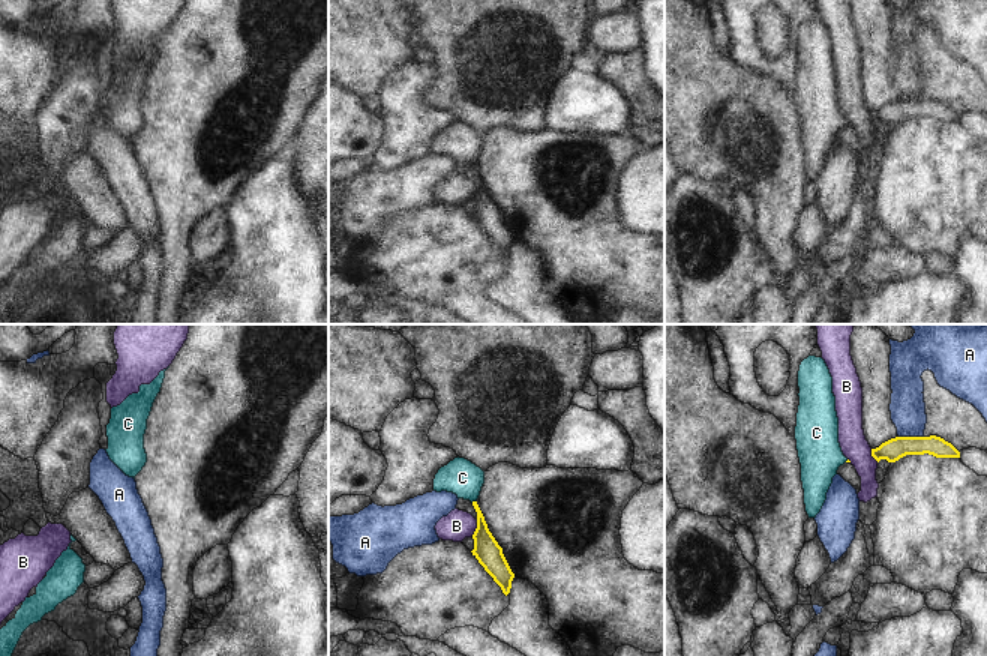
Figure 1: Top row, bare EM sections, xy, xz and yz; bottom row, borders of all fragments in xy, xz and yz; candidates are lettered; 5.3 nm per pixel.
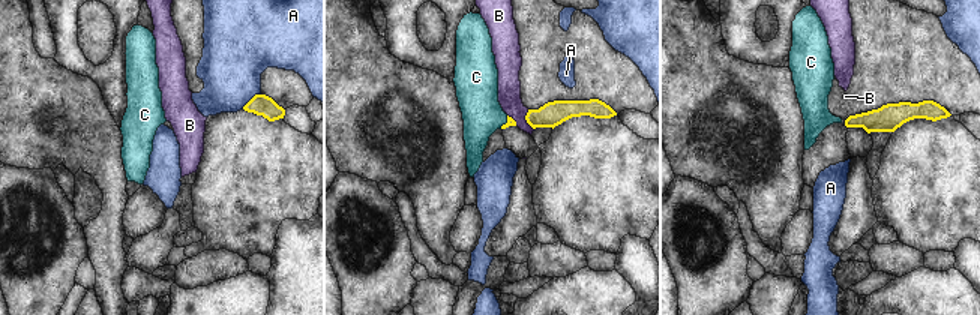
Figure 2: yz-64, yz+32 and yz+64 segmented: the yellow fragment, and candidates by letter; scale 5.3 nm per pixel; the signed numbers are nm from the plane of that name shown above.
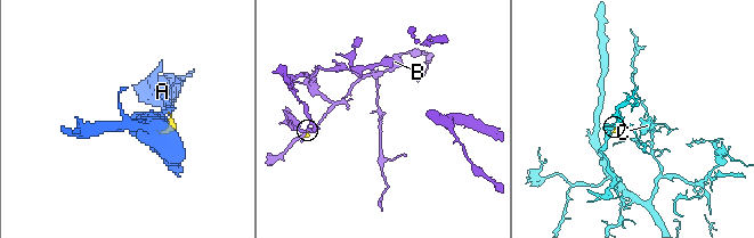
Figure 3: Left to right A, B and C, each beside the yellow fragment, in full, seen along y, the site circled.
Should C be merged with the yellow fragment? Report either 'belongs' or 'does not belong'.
belongs

